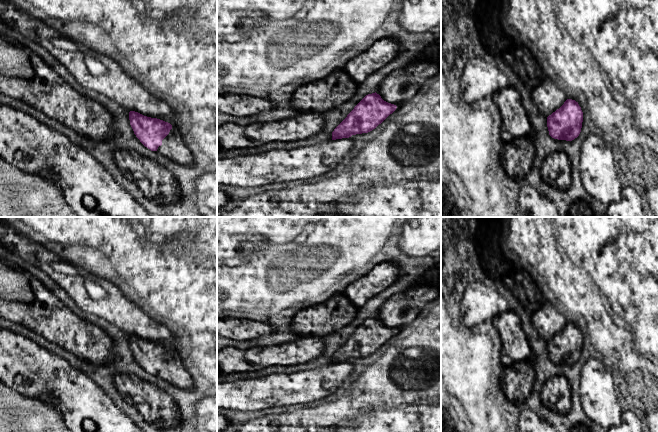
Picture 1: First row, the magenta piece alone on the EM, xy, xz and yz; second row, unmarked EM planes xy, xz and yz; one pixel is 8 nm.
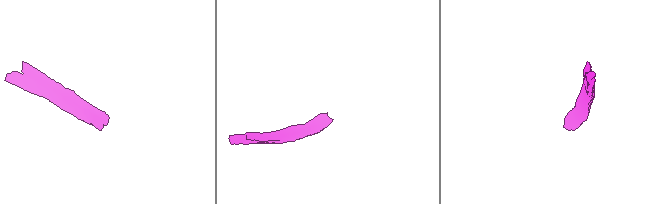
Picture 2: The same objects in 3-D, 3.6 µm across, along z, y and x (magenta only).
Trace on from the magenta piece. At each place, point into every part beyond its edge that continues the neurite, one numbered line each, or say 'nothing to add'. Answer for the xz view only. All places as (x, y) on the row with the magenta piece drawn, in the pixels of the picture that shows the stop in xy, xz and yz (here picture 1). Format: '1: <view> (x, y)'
nothing to add

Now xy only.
1: xy (173, 147)

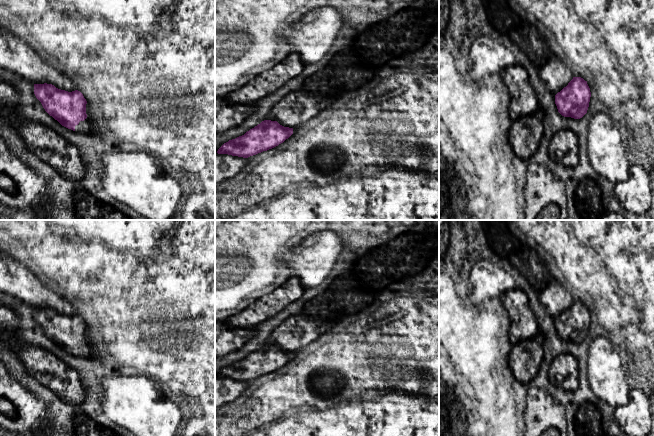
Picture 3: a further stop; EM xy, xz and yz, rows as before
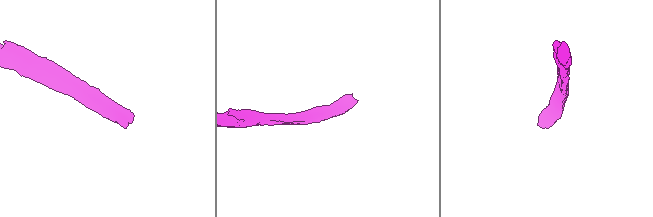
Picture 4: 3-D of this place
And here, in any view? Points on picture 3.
1: xy (85, 126)

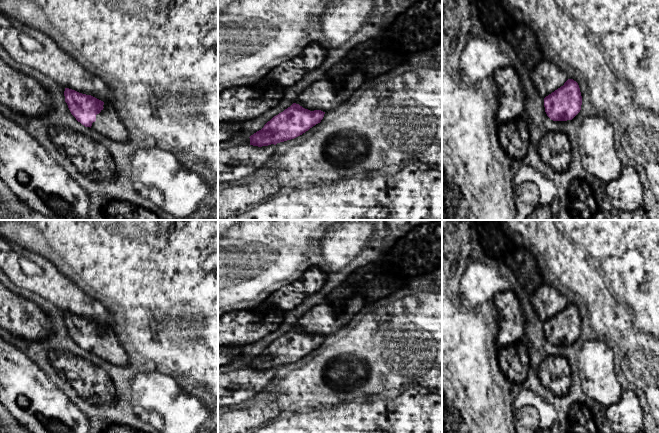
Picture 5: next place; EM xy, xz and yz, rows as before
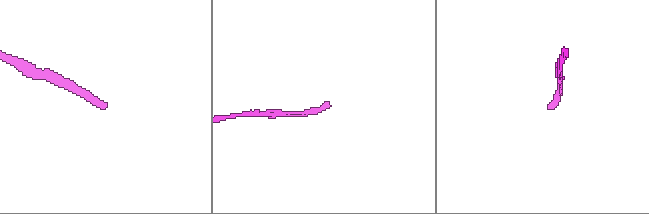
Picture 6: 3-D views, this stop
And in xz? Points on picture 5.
nothing to add

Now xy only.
1: xy (108, 123)

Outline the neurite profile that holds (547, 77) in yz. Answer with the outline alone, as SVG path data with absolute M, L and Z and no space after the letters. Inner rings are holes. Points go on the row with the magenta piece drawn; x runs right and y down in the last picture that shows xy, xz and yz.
M543 59L530 71L530 78L543 98L563 86L569 79L560 67L548 59Z

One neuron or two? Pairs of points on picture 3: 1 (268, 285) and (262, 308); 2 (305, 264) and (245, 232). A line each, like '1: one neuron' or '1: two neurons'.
1: two neurons
2: two neurons

